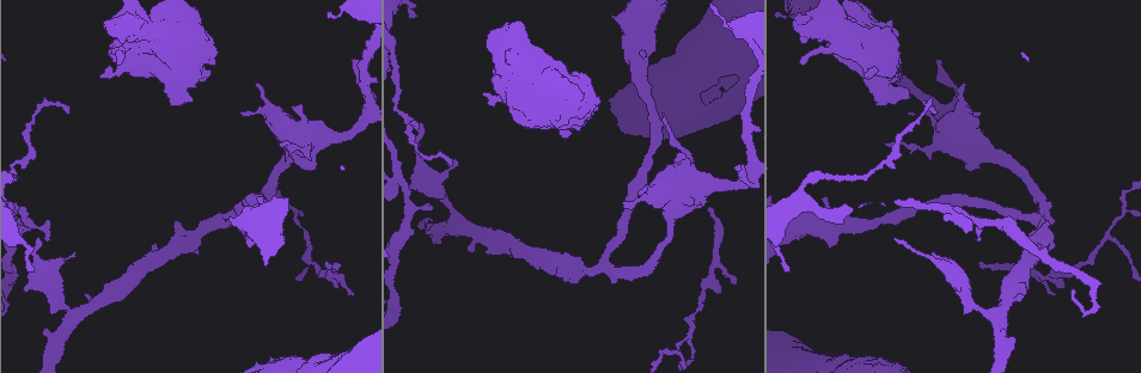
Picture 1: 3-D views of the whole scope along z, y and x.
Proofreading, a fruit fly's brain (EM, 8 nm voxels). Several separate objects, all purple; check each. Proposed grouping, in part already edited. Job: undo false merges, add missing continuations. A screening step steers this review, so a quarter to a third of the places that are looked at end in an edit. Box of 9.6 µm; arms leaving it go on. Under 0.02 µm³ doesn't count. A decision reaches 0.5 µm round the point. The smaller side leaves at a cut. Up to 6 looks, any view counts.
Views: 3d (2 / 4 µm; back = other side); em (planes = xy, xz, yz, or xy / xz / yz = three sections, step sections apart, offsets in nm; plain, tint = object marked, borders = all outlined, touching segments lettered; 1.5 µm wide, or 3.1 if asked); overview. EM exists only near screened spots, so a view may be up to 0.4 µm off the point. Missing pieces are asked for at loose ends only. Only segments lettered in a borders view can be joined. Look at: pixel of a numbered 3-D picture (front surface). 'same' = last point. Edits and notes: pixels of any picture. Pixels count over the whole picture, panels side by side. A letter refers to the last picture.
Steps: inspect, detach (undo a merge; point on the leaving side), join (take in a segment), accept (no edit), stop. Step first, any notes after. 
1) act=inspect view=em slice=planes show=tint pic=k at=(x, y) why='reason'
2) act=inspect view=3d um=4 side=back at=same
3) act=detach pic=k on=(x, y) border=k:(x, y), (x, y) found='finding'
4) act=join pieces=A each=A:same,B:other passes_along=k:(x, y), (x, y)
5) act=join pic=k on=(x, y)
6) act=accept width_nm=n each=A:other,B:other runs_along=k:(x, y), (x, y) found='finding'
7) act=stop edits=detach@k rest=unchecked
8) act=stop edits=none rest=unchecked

act=inspect view=3d um=2 side=back pic=1 at=(416, 123) why='sharp bend'

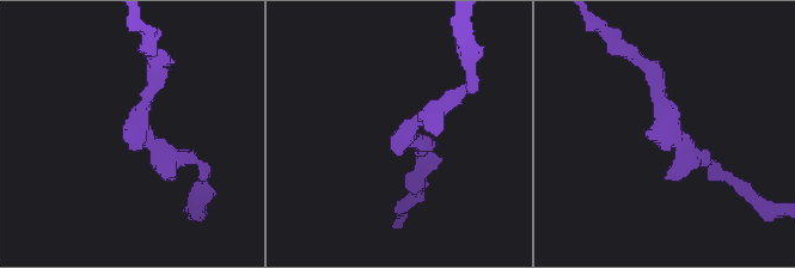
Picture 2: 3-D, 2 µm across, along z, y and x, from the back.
act=inspect view=em slice=xy step=8 show=tint pic=2 at=(138, 129)

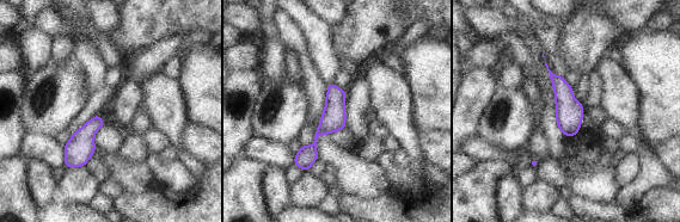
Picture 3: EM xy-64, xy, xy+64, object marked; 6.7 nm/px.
act=inspect view=em slice=planes show=borders at=same why='cut it another way'

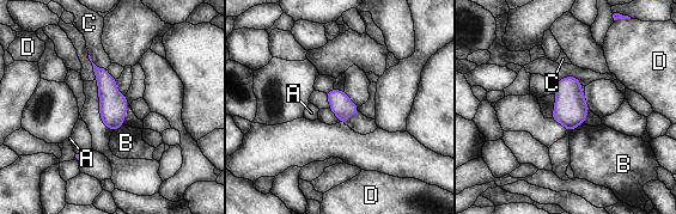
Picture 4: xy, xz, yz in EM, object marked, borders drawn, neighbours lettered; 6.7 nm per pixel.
act=accept each=A:other,B:other,C:other,D:other border=4:(122, 123), (113, 132) found='one cell here'

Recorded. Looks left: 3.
act=inspect view=3d um=4 pic=1 at=(709, 207) why='free end'

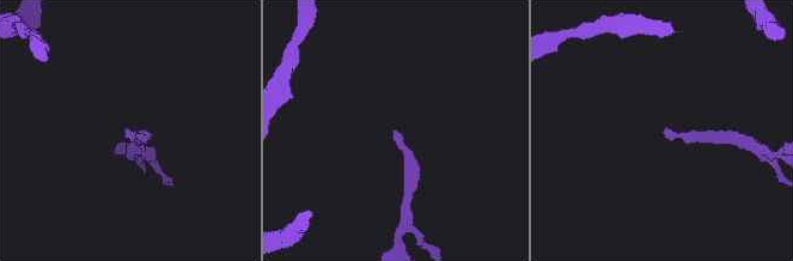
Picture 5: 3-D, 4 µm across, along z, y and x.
act=inspect view=em slice=planes show=plain pic=5 at=(665, 131)

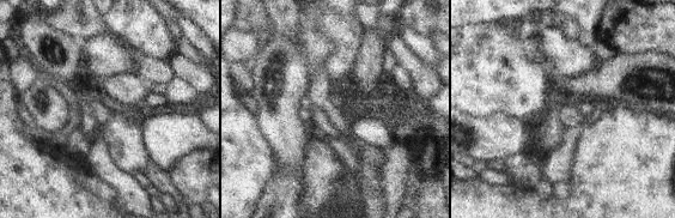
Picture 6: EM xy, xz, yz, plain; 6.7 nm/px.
act=inspect view=em slice=planes show=borders at=same why='what lies round it'

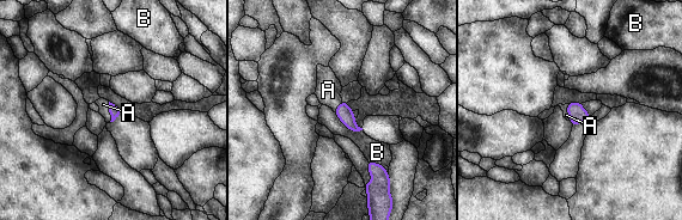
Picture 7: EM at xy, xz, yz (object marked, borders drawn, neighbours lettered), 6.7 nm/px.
act=join pieces=A longest_contact=B:220nm each=A:same,B:other passes_along=7:(113, 109), (108, 110), (103, 104) found='it goes on there'

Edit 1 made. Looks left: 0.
act=stop edits=join@7 rest=unchecked

